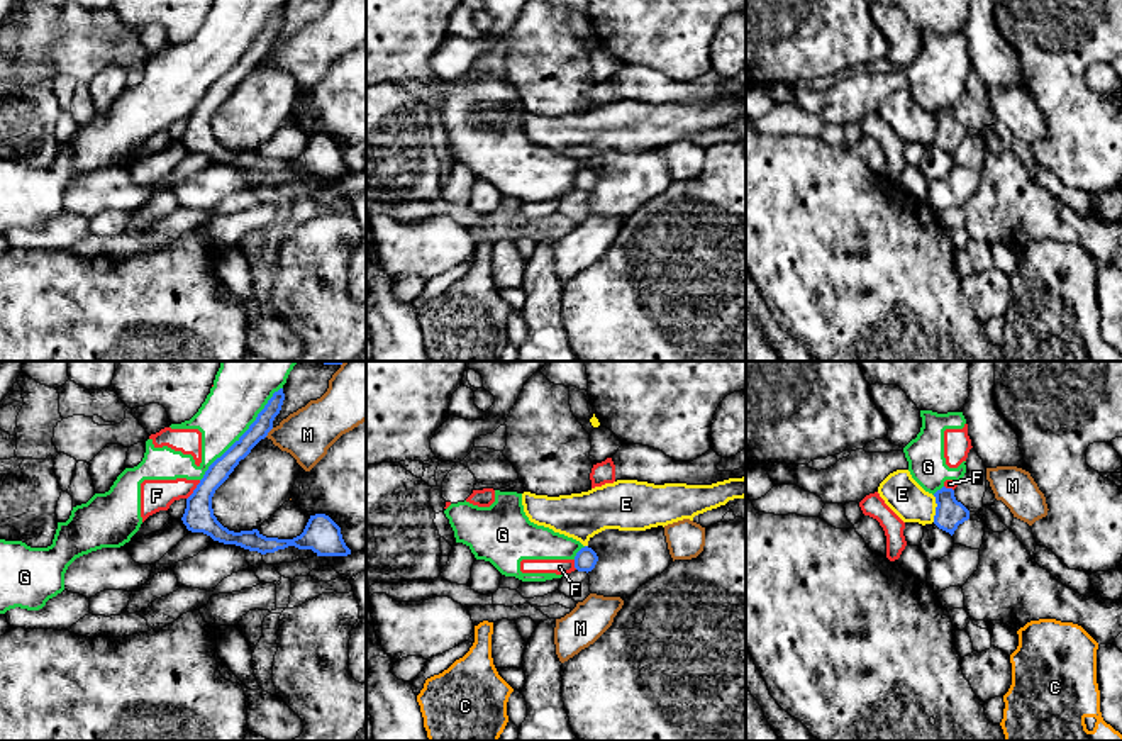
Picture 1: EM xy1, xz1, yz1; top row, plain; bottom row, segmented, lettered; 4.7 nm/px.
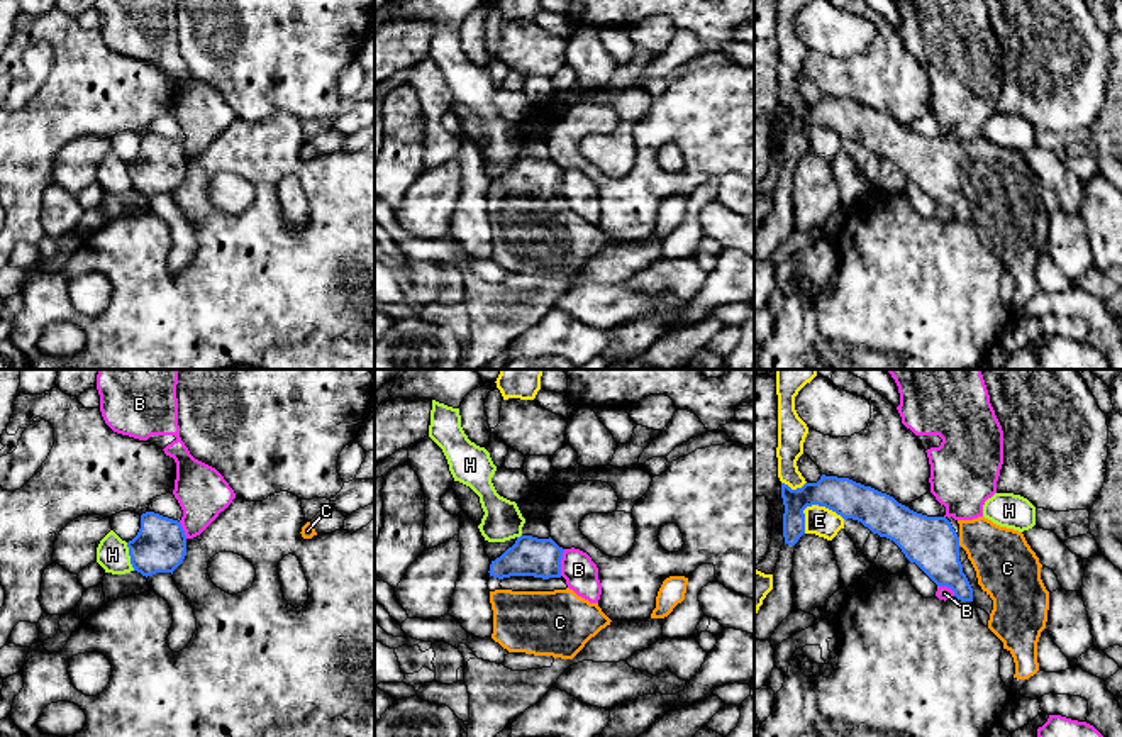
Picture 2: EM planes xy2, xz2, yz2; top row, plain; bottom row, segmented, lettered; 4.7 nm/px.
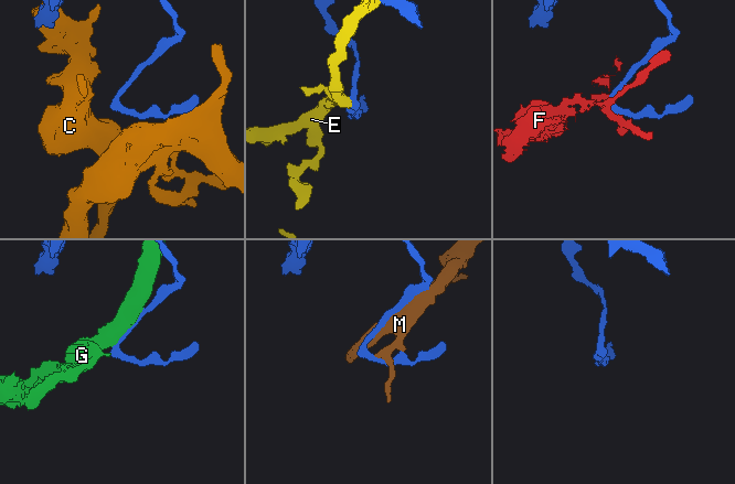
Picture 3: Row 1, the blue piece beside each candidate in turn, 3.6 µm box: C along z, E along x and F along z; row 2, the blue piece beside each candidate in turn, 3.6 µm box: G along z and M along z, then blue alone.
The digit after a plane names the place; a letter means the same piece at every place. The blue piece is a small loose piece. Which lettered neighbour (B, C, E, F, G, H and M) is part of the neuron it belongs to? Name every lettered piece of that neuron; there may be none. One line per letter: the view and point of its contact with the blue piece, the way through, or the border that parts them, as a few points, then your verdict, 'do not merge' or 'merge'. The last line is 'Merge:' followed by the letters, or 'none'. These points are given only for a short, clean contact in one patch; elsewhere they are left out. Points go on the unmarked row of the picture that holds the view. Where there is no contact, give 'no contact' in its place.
B: meets blue in xz2 at (560, 183); do not merge
C: meets blue in yz2 at (958, 163); runs through yz2 (931, 163), (958, 163), (983, 163), (1005, 185); merge
E: meets blue in yz2 at (824, 126); do not merge
F: meets blue in xy1 at (194, 111); border along xy1 (200, 100), (187, 119); do not merge
G: meets blue in xy1 at (244, 53); do not merge
H: meets blue in xy2 at (129, 175); border along xy2 (126, 163), (129, 183), (134, 190); do not merge
M: meets blue in xy1 at (268, 51); do not merge
Merge: C

